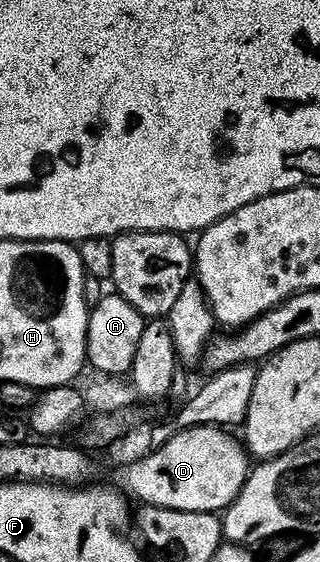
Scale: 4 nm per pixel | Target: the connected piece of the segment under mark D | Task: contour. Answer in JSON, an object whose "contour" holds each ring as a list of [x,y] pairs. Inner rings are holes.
{"contour":[[[214,424],[180,428],[172,433],[163,445],[160,443],[147,457],[132,464],[122,465],[120,472],[123,473],[119,476],[120,482],[118,481],[122,491],[128,497],[136,496],[143,504],[161,506],[169,510],[222,513],[223,509],[233,502],[233,498],[237,498],[241,486],[249,475],[249,453],[241,443],[240,437],[230,436],[232,433],[228,429],[217,428]]]}

